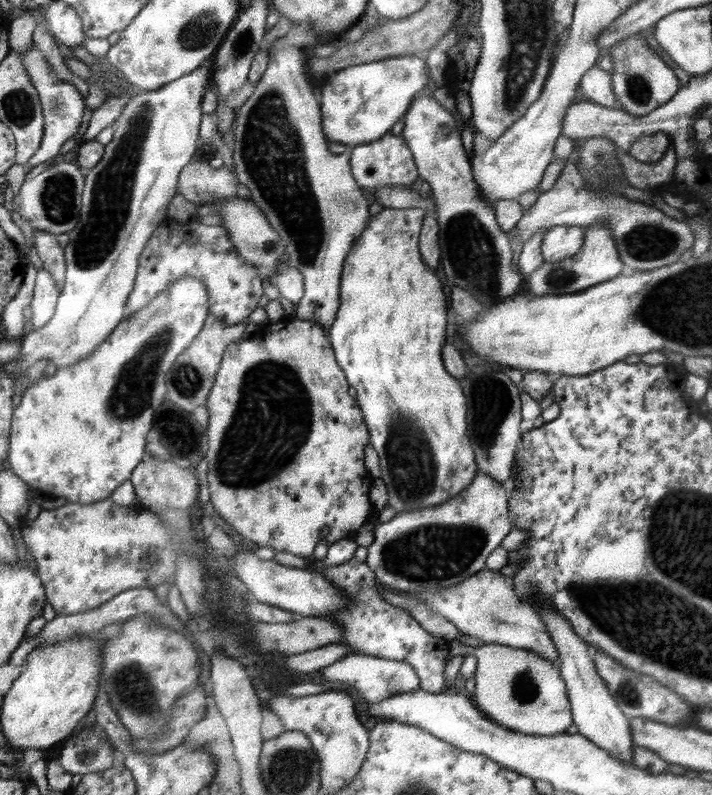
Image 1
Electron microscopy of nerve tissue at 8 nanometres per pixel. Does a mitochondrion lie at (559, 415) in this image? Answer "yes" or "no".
no

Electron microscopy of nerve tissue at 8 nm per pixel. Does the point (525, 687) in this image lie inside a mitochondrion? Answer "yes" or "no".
yes

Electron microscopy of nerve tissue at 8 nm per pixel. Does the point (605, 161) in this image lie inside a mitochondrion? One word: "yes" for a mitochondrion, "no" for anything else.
yes

